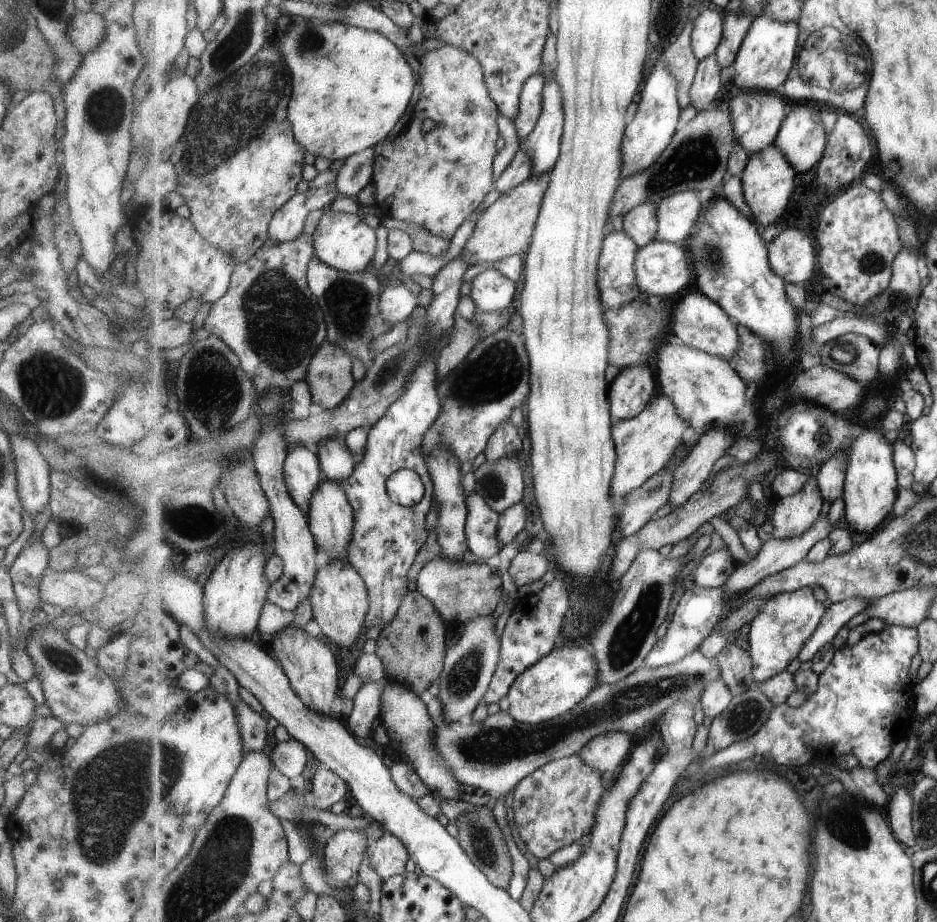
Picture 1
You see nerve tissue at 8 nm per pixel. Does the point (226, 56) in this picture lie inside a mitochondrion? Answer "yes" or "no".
yes

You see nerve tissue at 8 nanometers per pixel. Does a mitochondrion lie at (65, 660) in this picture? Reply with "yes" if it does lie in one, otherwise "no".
yes

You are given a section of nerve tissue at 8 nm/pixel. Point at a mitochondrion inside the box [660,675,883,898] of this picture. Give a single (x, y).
(747, 715)

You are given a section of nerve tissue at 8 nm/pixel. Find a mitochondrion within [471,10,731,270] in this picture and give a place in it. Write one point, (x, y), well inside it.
(697, 156)

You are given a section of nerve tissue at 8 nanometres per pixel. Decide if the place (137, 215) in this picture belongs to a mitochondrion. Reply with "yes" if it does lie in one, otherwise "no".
no

